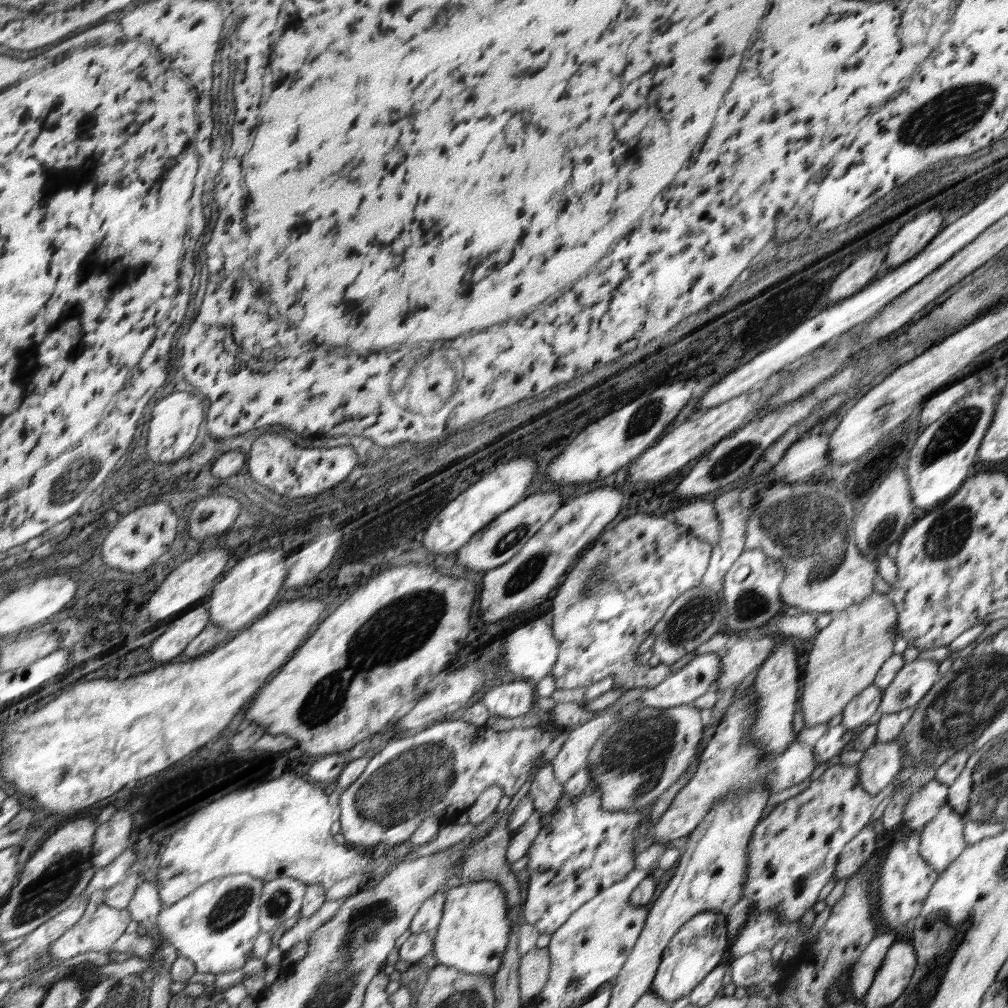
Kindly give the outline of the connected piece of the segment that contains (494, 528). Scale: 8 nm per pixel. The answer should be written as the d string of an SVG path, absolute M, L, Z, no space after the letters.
M554 486L549 492L530 494L524 502L518 502L512 509L502 513L494 522L489 522L484 529L474 534L464 548L456 553L456 564L474 572L493 570L505 565L505 562L524 548L525 542L532 538L562 505L562 495L558 490L554 490Z

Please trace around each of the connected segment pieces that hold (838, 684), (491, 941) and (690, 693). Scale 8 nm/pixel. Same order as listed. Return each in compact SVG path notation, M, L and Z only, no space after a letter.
M873 592L860 604L835 613L829 625L817 634L804 672L804 728L828 723L834 716L843 713L849 702L874 682L880 666L892 656L898 611L890 597L890 593Z
M491 880L464 881L459 886L451 887L443 891L445 901L441 912L441 919L435 930L433 938L432 954L438 965L454 967L465 973L495 978L497 970L501 968L504 954L509 944L509 934L513 932L513 926L520 922L511 922L509 919L509 907L505 898L504 886Z
M718 652L696 655L682 669L670 674L653 689L648 689L637 700L641 706L658 709L690 705L710 690L722 674L720 657Z

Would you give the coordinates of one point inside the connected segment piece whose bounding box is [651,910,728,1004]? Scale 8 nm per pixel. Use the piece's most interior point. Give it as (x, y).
(693, 953)

